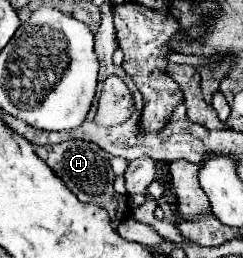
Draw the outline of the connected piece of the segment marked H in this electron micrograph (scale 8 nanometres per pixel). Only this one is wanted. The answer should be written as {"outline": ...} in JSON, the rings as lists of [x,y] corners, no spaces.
{"outline":[[[66,141],[66,143],[58,143],[58,145],[38,145],[34,147],[38,157],[42,161],[46,161],[46,165],[66,183],[66,187],[70,187],[70,191],[82,201],[82,203],[96,203],[98,207],[106,209],[114,215],[118,197],[116,191],[112,187],[114,183],[114,173],[110,167],[110,155],[106,151],[102,151],[98,145],[88,143],[88,141]]]}

